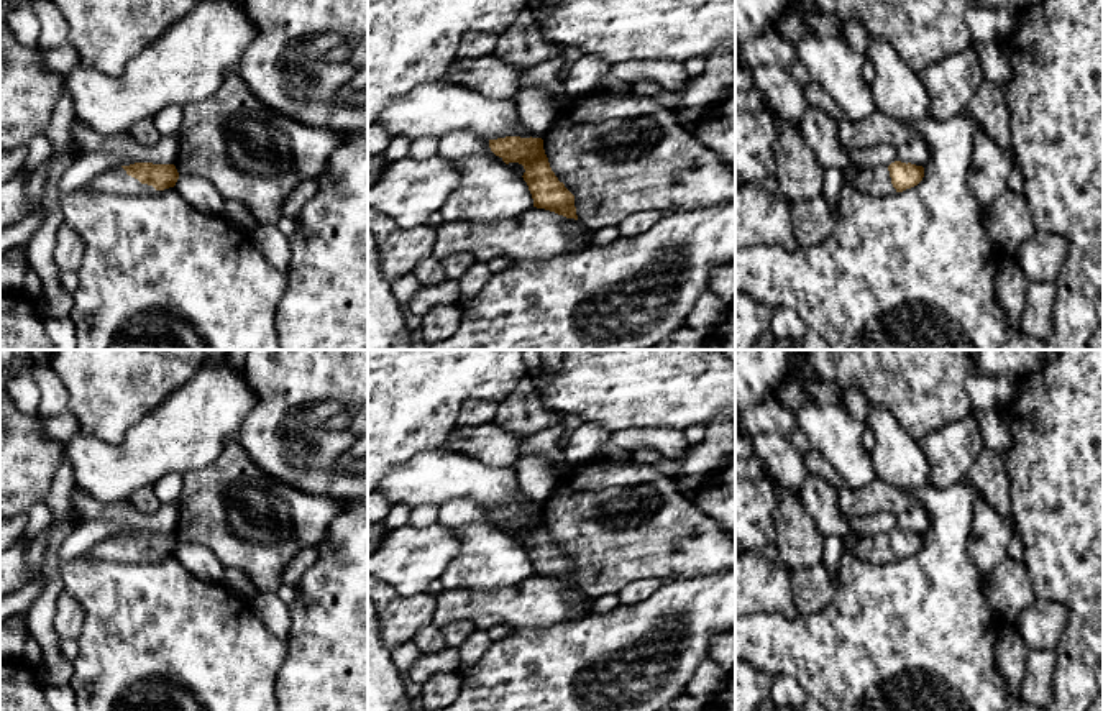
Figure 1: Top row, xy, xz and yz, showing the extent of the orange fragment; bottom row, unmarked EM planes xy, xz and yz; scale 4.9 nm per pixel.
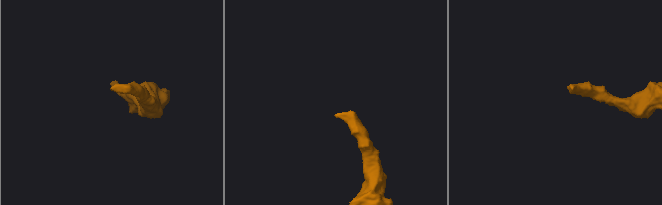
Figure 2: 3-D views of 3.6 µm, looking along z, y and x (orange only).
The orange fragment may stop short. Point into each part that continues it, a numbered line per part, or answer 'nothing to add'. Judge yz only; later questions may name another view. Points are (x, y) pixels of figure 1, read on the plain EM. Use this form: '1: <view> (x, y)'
1: yz (875, 549)

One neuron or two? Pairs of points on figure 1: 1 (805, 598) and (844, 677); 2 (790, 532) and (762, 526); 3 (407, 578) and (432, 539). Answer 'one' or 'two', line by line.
1: two
2: two
3: one

